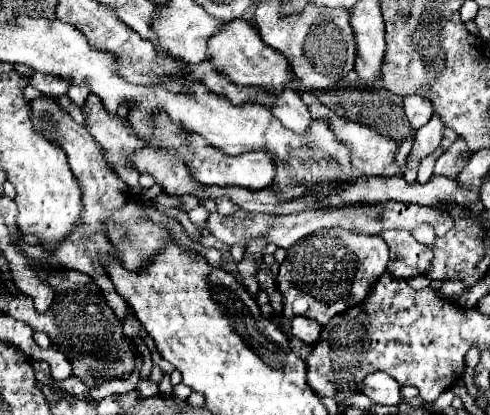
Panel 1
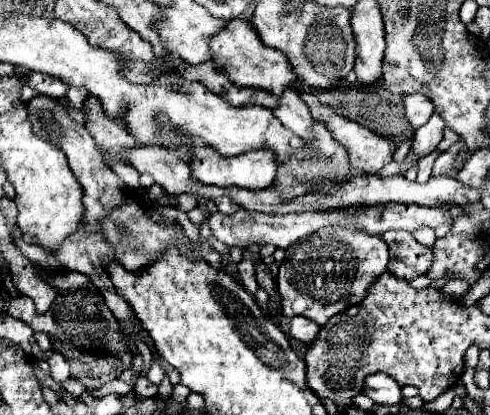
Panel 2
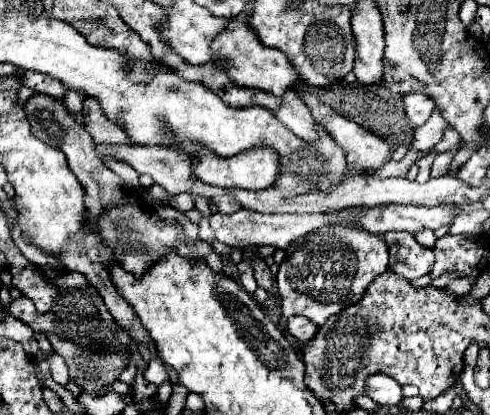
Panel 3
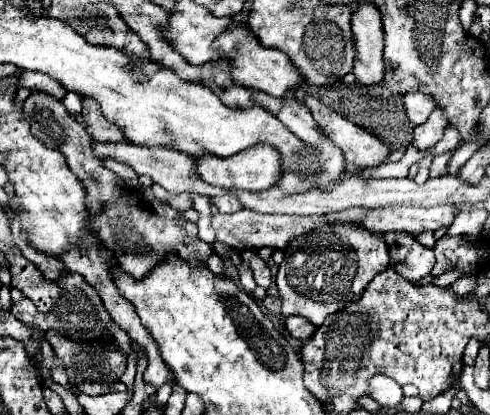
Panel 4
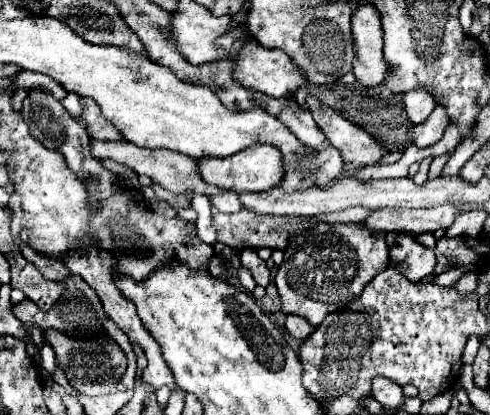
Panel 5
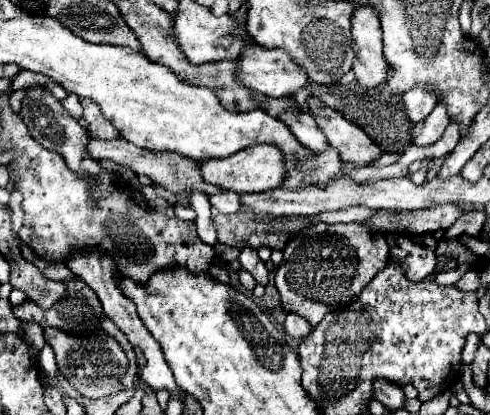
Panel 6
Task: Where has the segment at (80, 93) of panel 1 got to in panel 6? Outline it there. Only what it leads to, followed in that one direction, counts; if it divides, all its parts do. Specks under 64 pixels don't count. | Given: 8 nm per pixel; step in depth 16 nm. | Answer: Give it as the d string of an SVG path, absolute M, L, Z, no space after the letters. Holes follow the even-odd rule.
M68 94L64 100L62 100L62 106L70 112L72 118L80 118L82 116L82 106L80 106L80 98L76 94Z

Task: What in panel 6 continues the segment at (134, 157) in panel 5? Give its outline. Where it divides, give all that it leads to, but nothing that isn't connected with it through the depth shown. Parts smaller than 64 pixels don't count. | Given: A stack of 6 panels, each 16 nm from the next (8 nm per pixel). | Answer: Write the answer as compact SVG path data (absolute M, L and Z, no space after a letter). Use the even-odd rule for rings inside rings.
M90 138L88 142L88 150L92 154L92 158L96 160L114 160L122 166L128 166L132 168L136 174L146 174L148 178L154 180L154 184L160 184L164 186L166 190L170 192L190 192L190 190L196 190L196 192L202 192L202 194L216 194L216 192L222 192L220 188L216 186L210 186L202 180L200 172L198 172L198 162L196 160L190 160L186 156L180 156L176 152L164 152L164 150L158 150L158 152L152 152L152 150L146 150L146 148L138 148L134 144L128 144L126 140L96 140L96 138Z

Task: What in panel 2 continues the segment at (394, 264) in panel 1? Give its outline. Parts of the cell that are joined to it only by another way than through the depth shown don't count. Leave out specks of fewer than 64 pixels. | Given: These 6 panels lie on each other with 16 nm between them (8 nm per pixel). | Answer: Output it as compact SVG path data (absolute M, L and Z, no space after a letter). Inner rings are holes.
M388 230L382 238L389 247L390 264L388 270L404 280L422 276L432 266L432 250L414 240L406 230Z

